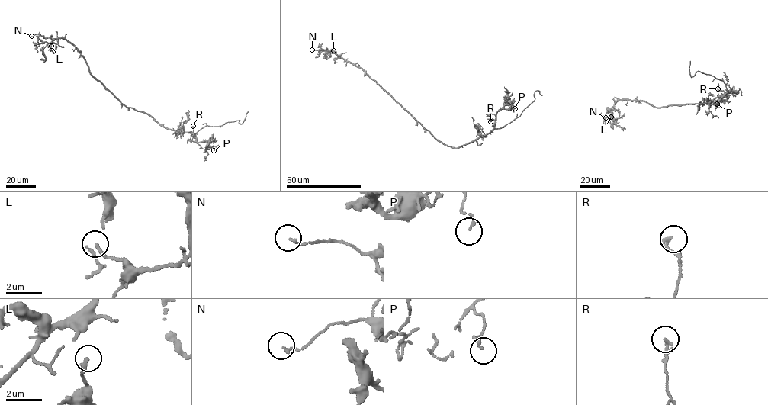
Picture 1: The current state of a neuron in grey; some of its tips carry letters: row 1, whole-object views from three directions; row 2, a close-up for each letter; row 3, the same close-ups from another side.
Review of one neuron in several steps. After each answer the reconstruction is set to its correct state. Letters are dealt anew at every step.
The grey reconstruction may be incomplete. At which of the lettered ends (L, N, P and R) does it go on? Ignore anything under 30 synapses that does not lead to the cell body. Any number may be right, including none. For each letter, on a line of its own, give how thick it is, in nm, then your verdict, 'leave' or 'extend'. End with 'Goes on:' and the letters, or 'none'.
L: calibre 140 nm; leave
N: calibre 120 nm; leave
P: calibre 150 nm; leave
R: calibre 160 nm; leave
Goes on: none

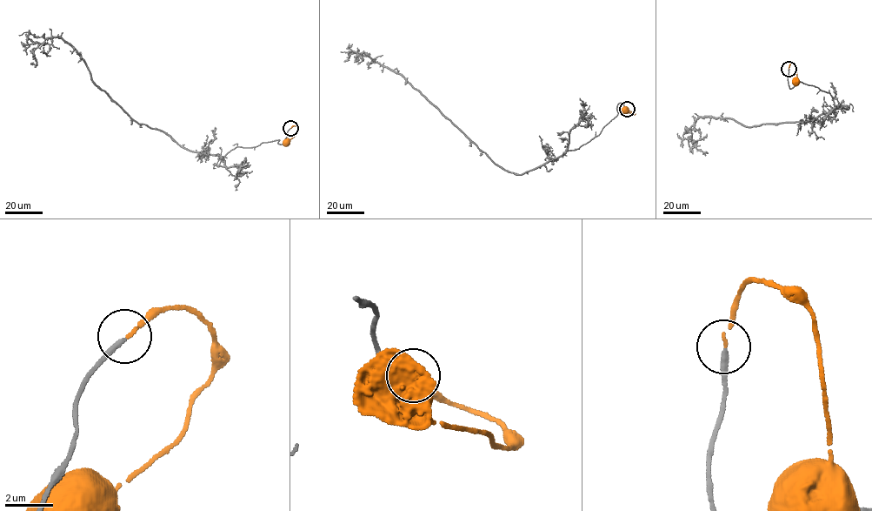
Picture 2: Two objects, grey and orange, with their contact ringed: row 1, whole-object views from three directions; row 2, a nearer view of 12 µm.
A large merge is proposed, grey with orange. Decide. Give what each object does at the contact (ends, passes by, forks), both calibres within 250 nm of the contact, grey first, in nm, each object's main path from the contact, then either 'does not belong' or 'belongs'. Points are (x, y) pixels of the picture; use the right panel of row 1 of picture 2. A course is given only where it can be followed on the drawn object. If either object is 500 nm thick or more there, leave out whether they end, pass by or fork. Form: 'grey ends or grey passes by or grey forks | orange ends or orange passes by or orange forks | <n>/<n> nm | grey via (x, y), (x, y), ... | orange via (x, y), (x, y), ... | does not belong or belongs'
grey ends | orange ends | 240/110 nm | grey via (788, 69), (789, 89), (815, 85), (848, 110), (751, 127), (702, 117), (690, 148), (695, 140) | orange via (788, 68), (790, 63), (795, 65), (796, 82) | belongs

